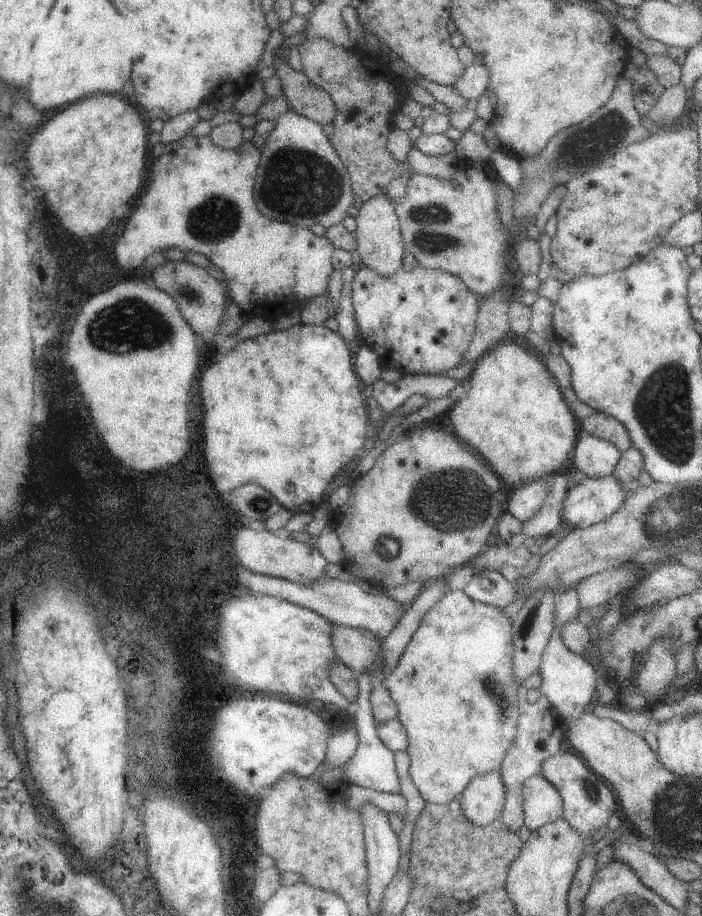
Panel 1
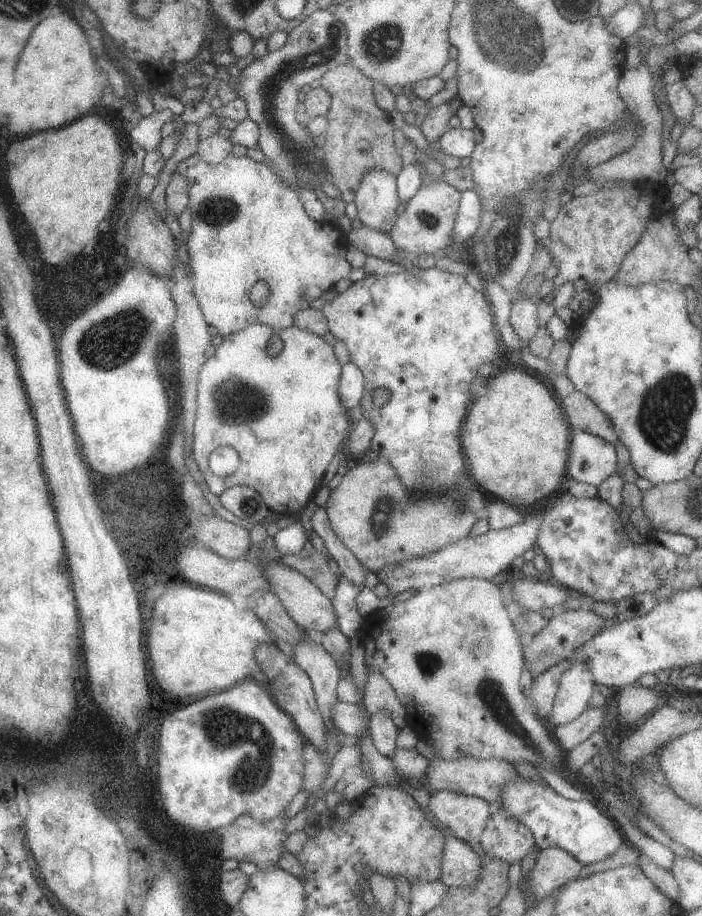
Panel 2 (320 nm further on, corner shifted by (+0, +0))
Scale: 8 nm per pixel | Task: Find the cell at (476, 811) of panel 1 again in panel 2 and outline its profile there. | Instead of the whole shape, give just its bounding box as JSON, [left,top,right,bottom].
[427,790,492,844]

